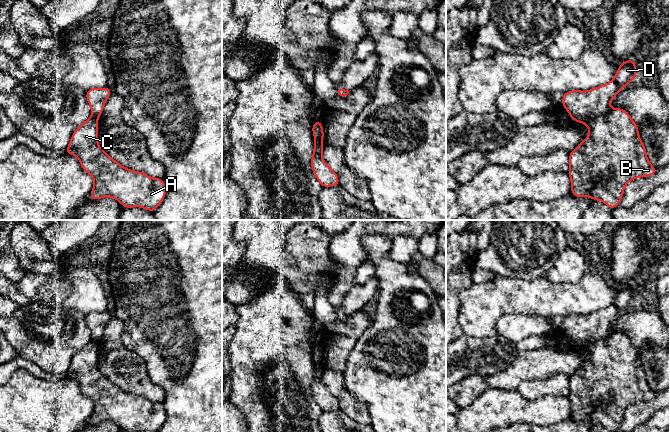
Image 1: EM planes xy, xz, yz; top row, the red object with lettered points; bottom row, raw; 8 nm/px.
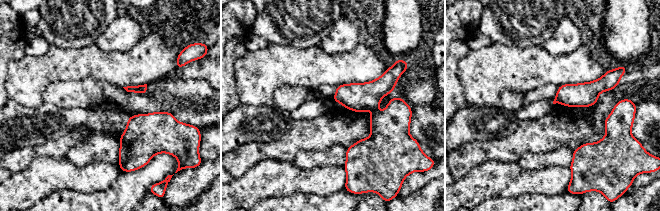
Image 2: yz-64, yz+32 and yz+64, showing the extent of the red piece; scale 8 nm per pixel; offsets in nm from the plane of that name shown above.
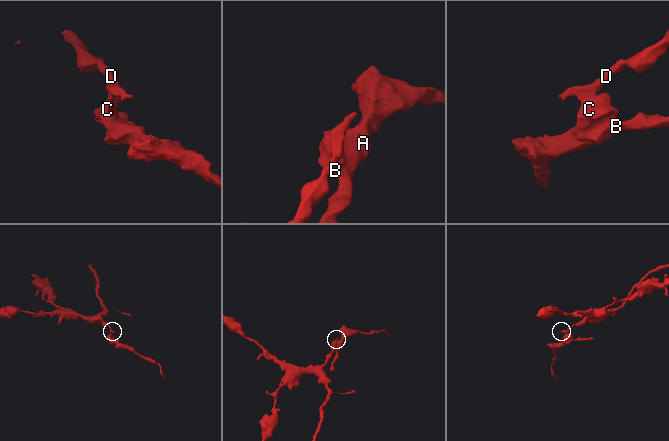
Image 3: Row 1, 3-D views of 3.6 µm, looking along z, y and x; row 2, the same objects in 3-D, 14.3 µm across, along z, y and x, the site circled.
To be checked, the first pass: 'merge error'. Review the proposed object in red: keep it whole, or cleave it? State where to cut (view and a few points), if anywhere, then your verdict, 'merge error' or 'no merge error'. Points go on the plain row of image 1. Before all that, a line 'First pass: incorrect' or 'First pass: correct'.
First pass: correct
cut yz (610, 333), (604, 338), (590, 341), (584, 347); merge error

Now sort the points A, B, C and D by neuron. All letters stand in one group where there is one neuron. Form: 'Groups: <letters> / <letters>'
Groups: A B C / D

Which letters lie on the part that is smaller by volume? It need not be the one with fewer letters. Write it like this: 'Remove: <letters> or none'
Remove: A, B, C

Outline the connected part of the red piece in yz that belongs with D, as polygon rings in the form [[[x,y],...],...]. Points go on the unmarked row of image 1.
[[[634,284],[621,286],[615,301],[610,306],[587,315],[568,315],[563,318],[561,326],[572,344],[585,348],[590,342],[607,338],[610,334],[611,324],[636,299]]]

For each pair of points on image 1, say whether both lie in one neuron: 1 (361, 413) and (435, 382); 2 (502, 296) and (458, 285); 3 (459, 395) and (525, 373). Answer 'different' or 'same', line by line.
1: different
2: different
3: same

